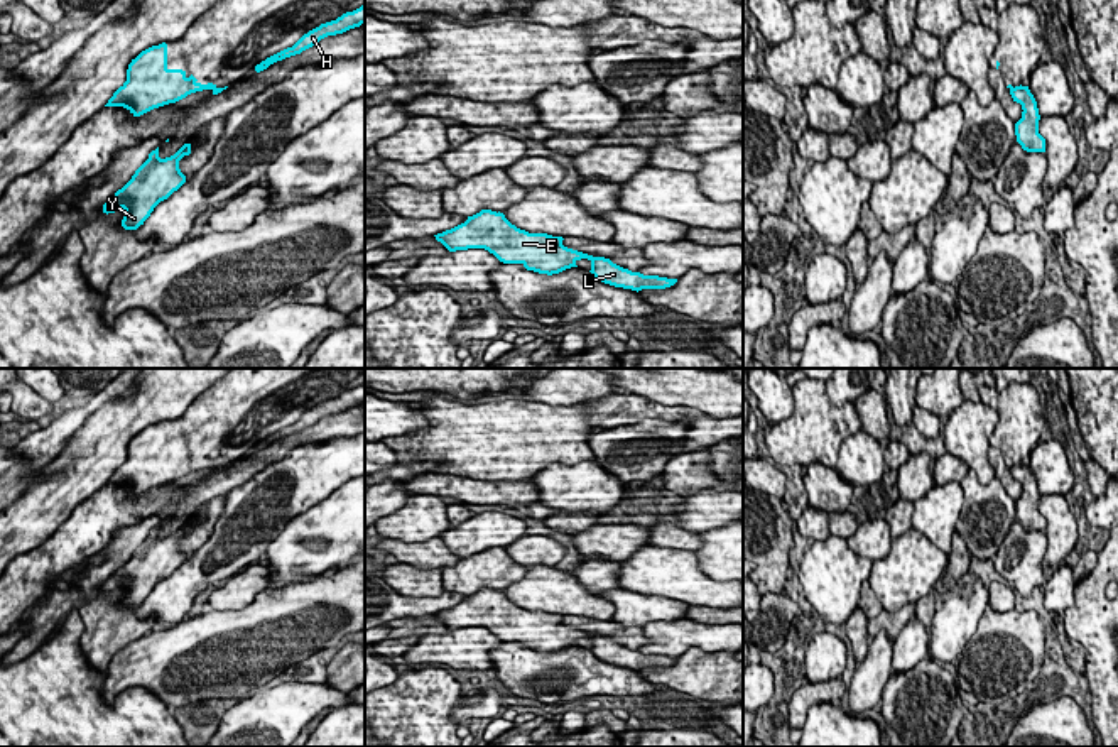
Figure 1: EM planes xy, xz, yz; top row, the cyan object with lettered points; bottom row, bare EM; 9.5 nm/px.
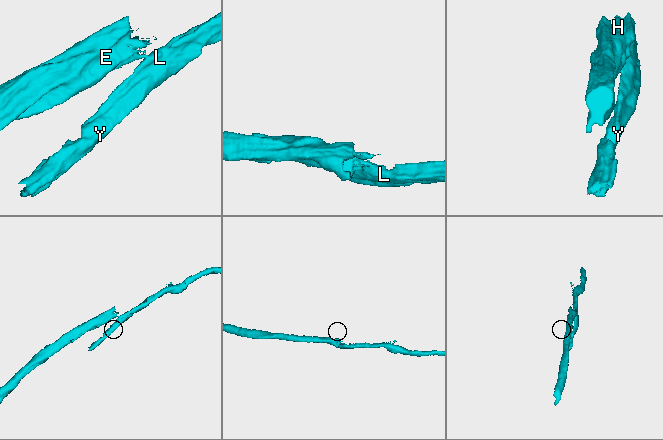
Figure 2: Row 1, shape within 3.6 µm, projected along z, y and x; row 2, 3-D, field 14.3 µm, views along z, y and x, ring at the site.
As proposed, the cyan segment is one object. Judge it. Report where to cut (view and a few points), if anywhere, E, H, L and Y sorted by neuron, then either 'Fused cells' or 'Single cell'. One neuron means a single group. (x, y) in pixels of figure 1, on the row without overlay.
Split along xz (595, 636), (590, 637). Groups: E / H L Y. Fused cells

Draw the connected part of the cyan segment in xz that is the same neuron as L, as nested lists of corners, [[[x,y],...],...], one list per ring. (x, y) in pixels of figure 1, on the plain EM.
[[[605,635],[591,637],[589,651],[605,662],[632,668],[637,671],[642,668],[665,668],[677,661],[677,657],[643,654],[640,651],[632,651],[628,647],[613,642],[610,637]]]

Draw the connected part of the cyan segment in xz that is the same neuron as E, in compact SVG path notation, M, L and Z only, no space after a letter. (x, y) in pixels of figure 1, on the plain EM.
M481 588L451 608L434 613L449 630L485 627L503 642L522 642L539 652L559 652L578 646L581 637L593 634L567 627L562 615L529 612L512 603L503 592Z

